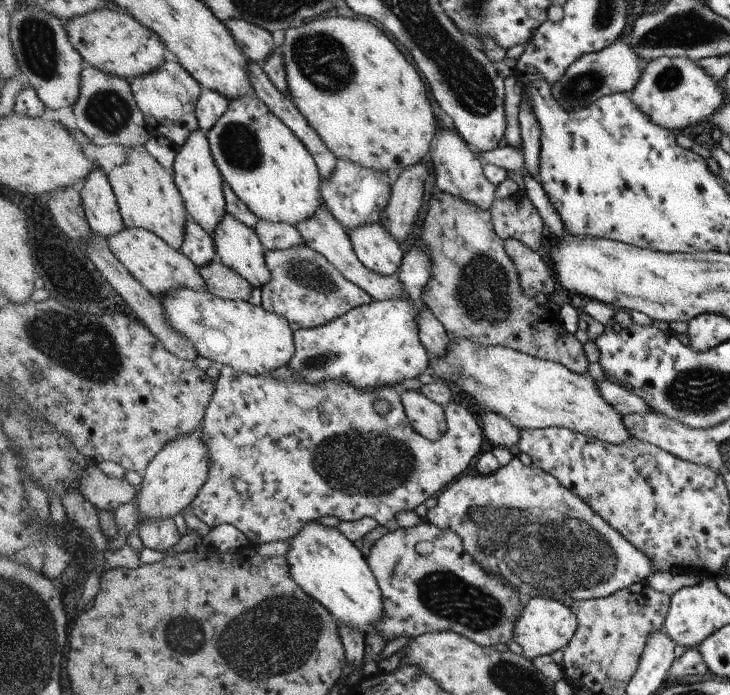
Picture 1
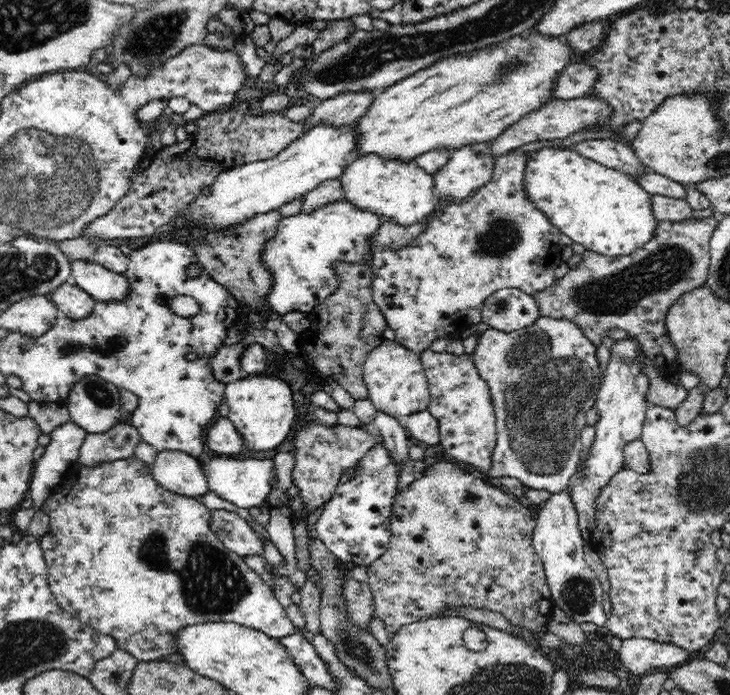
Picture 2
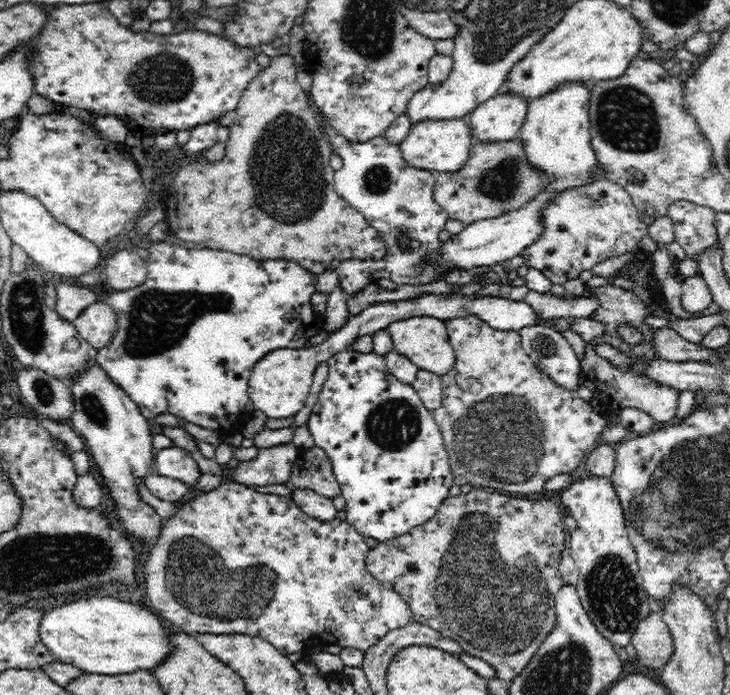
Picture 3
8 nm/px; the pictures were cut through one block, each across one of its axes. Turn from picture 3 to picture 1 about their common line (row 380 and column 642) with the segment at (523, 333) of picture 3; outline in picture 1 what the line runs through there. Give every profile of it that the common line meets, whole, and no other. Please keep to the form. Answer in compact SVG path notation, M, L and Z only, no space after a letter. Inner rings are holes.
M512 457L507 465L501 466L493 475L470 476L465 474L458 480L453 481L444 489L444 492L437 496L437 504L427 510L426 520L441 529L448 529L457 532L462 536L465 552L481 564L481 567L489 573L502 575L509 580L511 585L524 596L530 594L532 597L546 597L549 599L564 601L566 598L574 598L575 601L585 601L614 595L616 591L631 587L634 583L644 582L653 572L653 564L649 558L640 550L632 545L622 533L618 532L612 525L609 525L599 513L592 510L591 505L587 505L578 495L570 492L564 487L556 477L544 469L532 465L525 466L518 457Z

